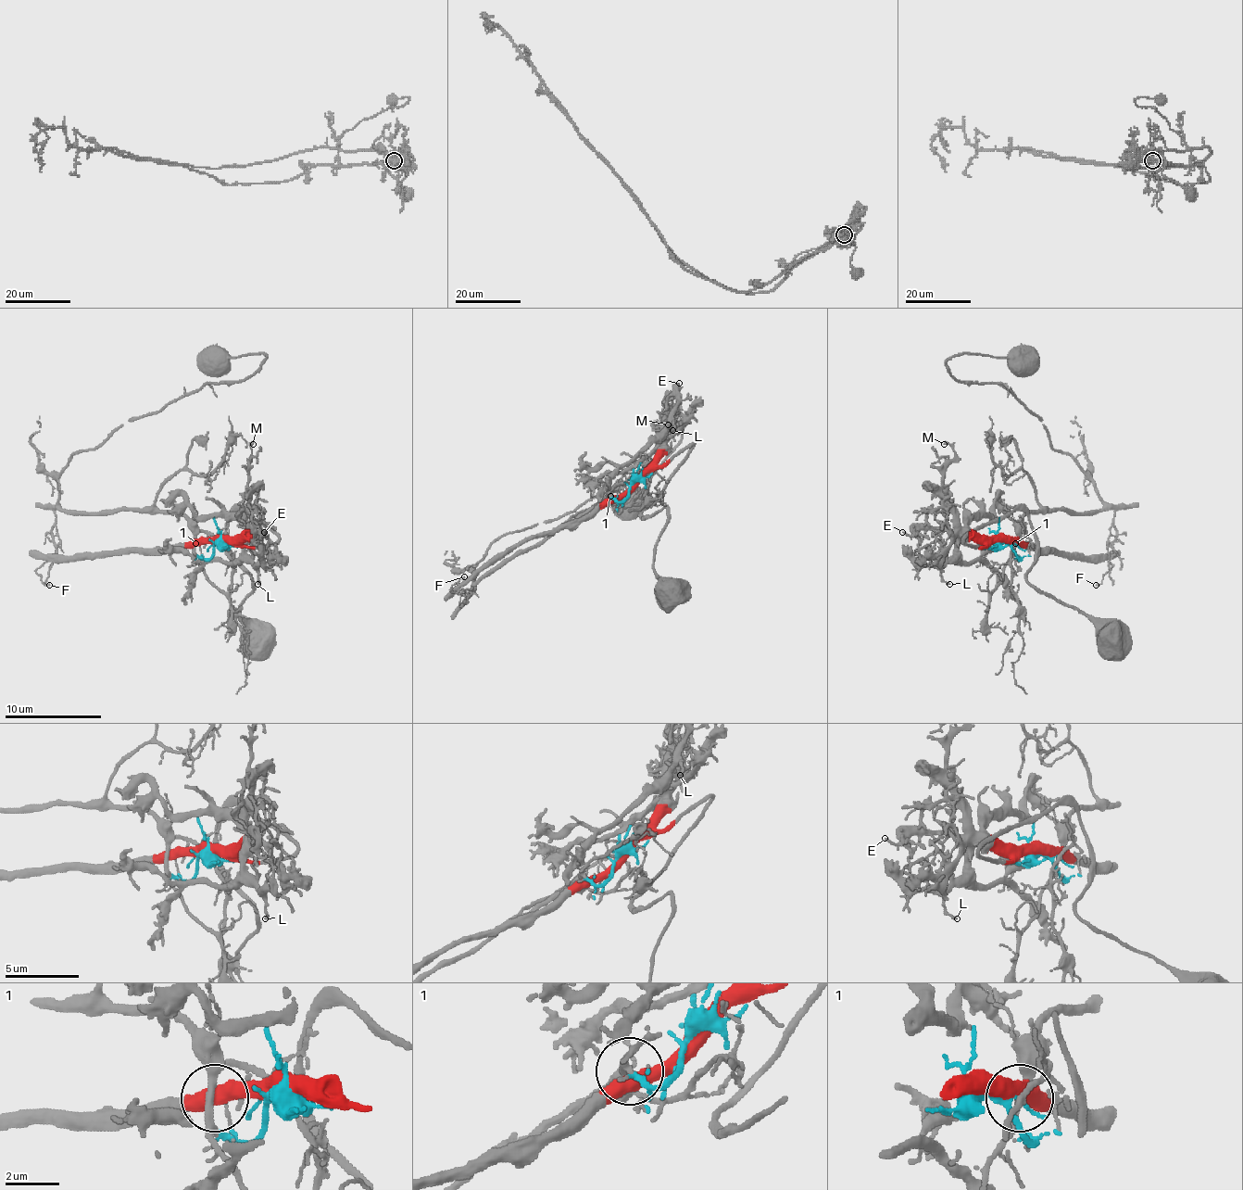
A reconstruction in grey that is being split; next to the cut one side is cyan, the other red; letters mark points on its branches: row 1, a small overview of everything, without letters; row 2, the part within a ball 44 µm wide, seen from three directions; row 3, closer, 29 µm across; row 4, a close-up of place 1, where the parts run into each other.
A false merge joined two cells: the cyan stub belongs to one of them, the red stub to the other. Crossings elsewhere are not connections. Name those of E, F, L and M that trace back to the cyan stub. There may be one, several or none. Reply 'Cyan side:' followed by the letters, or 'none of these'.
Cyan side: F

